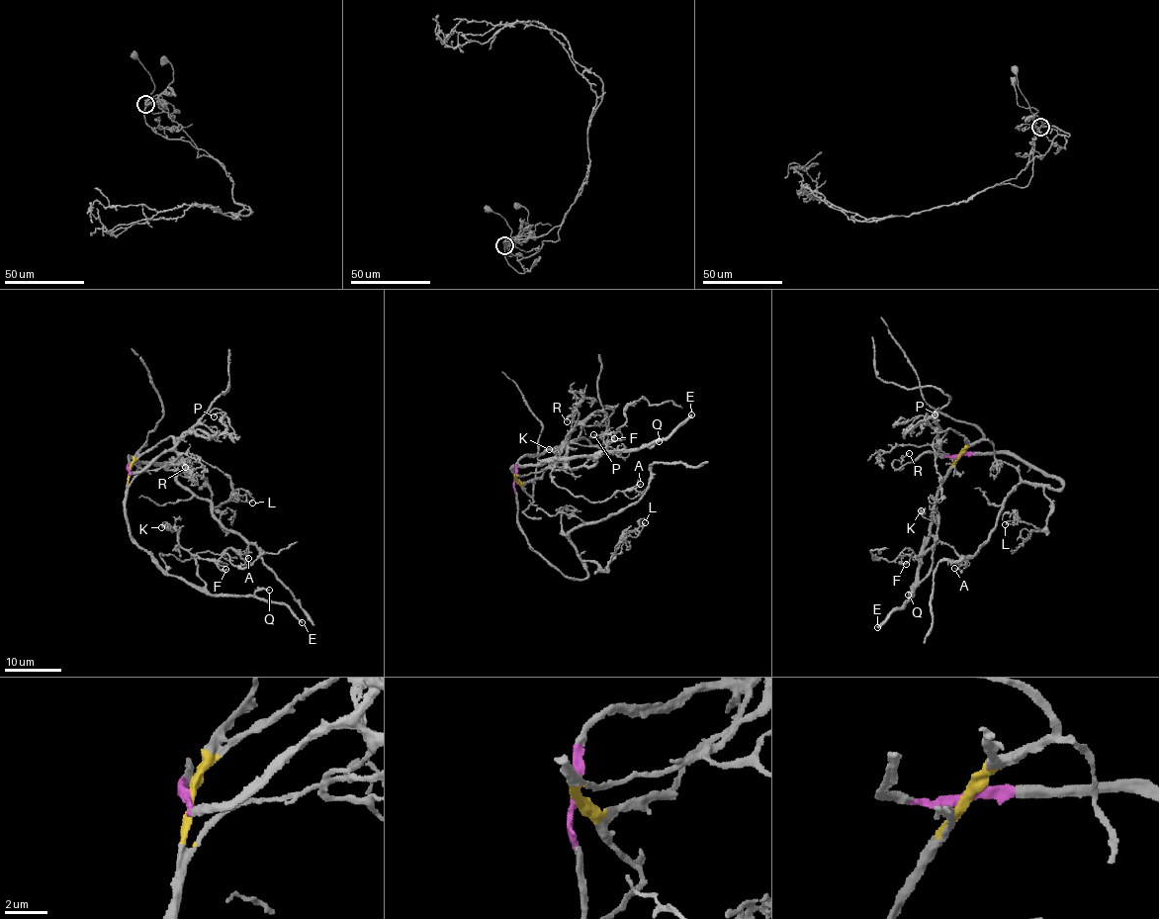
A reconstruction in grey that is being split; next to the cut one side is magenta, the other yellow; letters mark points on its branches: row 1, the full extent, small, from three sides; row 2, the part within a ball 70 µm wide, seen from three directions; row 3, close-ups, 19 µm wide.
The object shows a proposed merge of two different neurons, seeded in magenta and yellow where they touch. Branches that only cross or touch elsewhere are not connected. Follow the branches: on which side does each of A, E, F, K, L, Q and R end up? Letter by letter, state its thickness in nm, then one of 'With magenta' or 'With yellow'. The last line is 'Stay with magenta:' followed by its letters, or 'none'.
A: Thickness 110 nm. With yellow
E: Thickness 280 nm. With yellow
F: Thickness 170 nm. With yellow
K: Thickness 160 nm. With yellow
L: Thickness 190 nm. With magenta
Q: Thickness 200 nm. With yellow
R: Thickness 180 nm. With yellow
Stay with magenta: L

